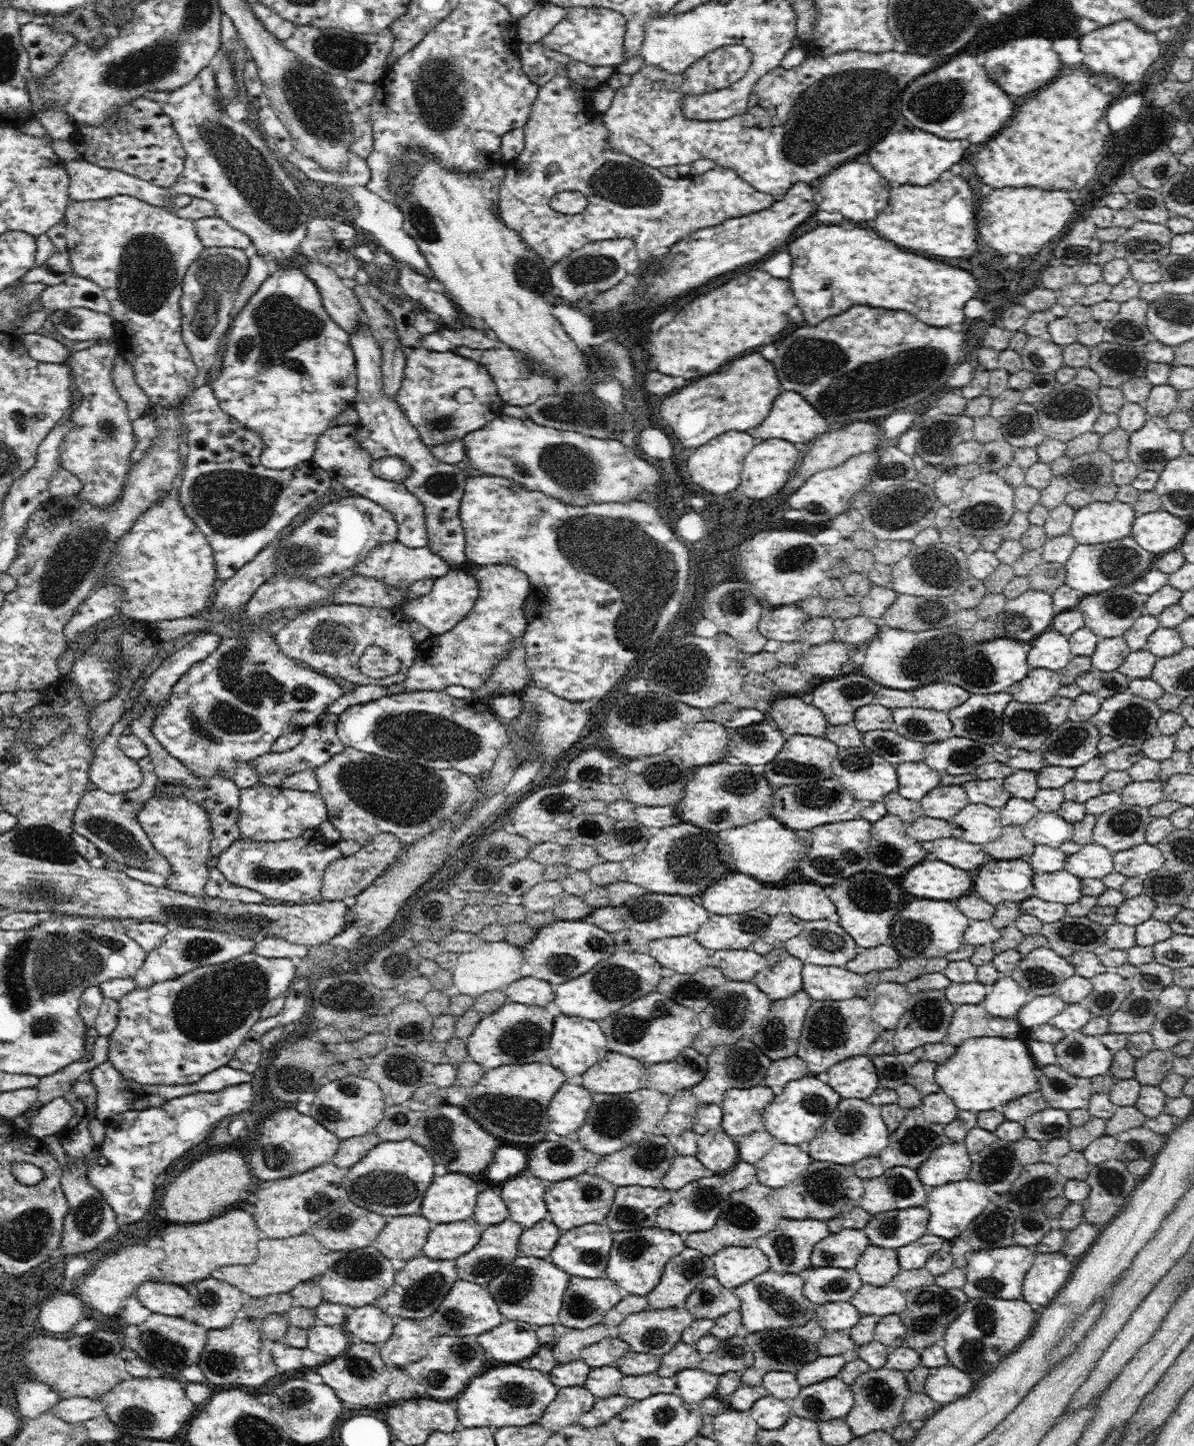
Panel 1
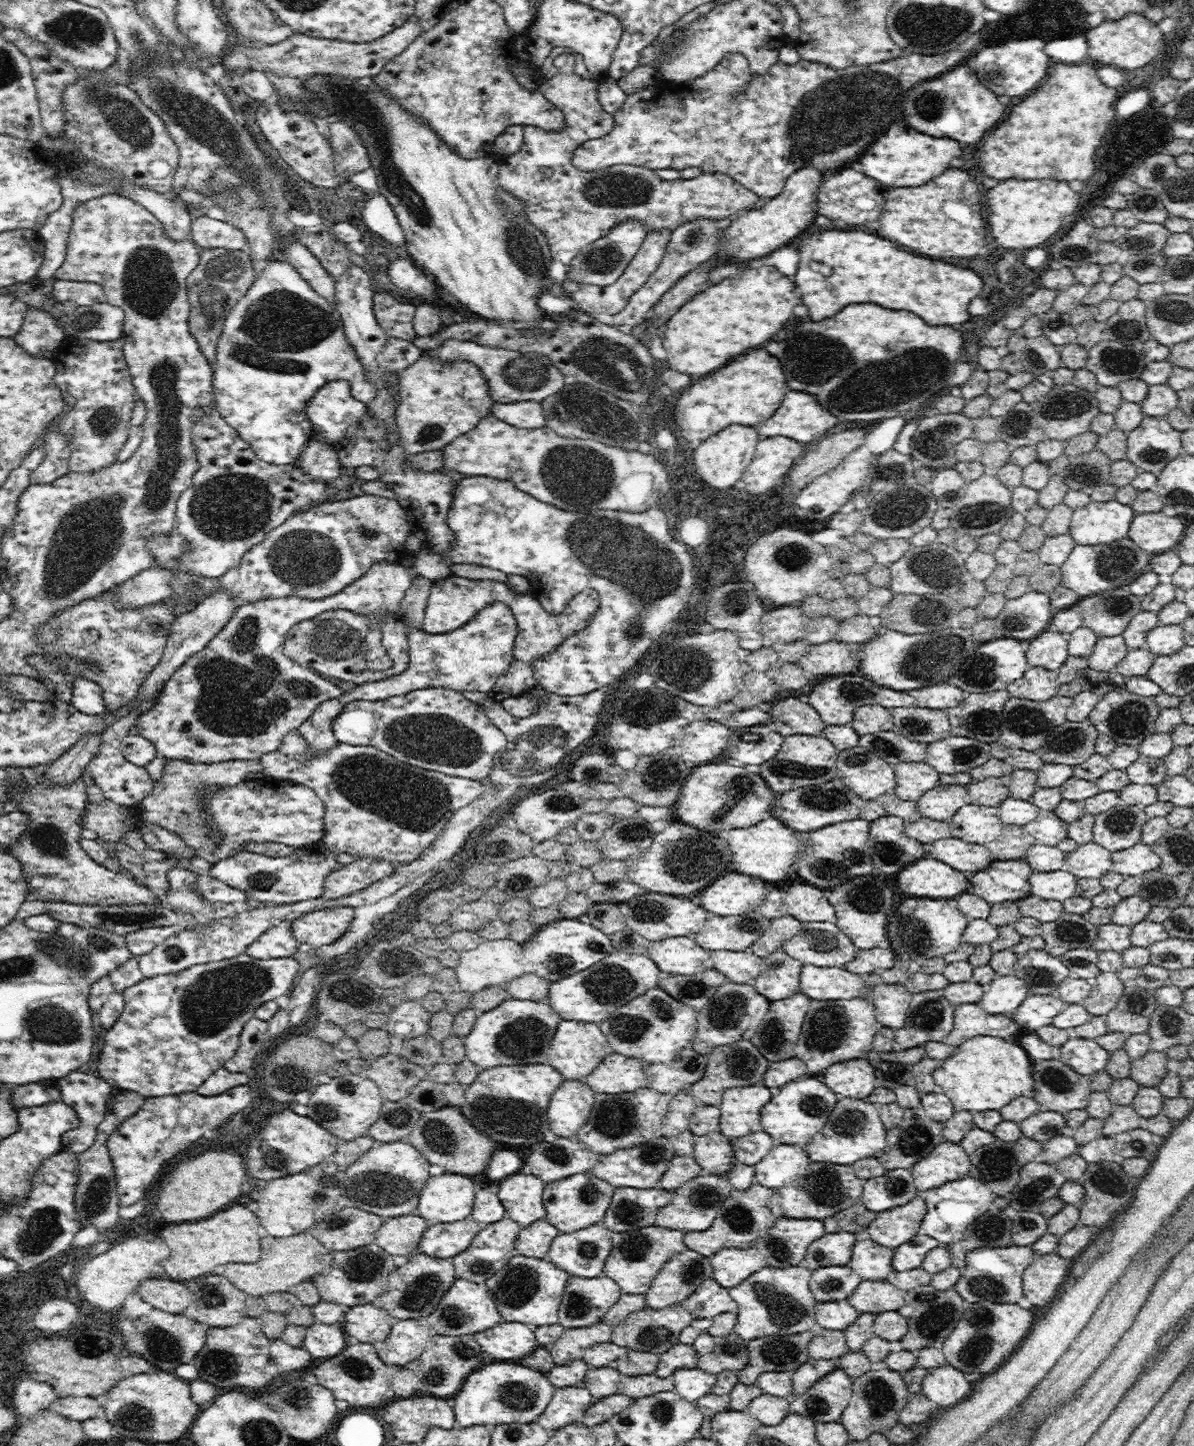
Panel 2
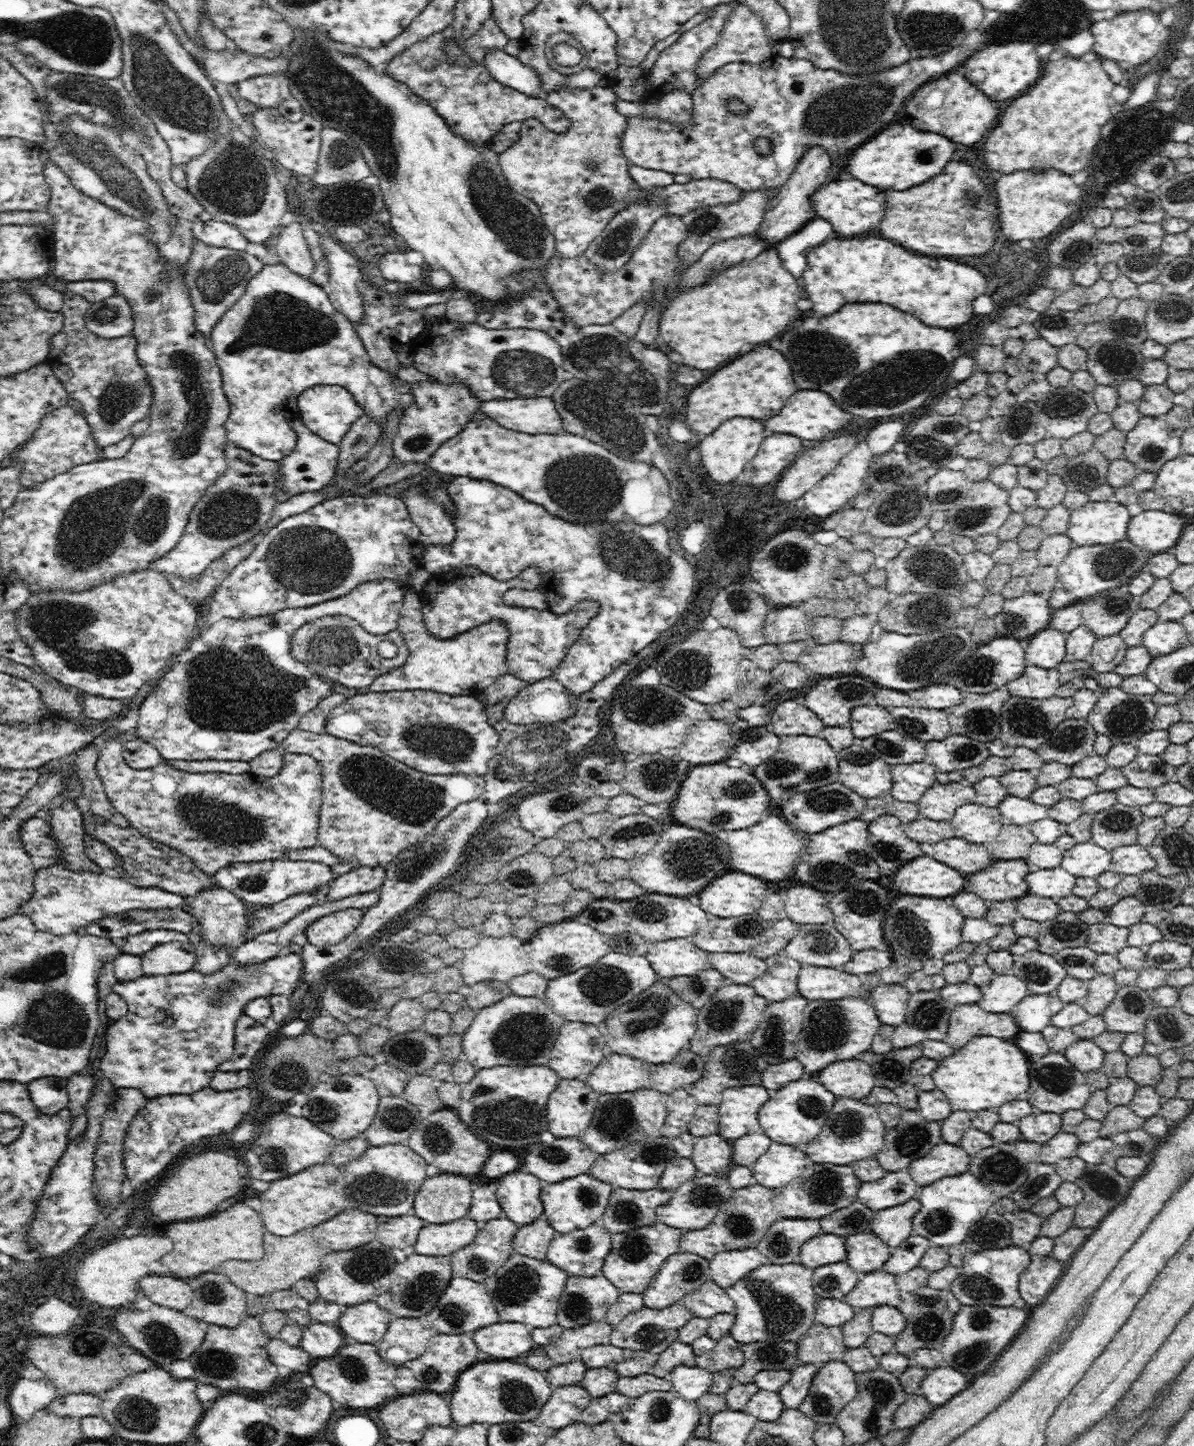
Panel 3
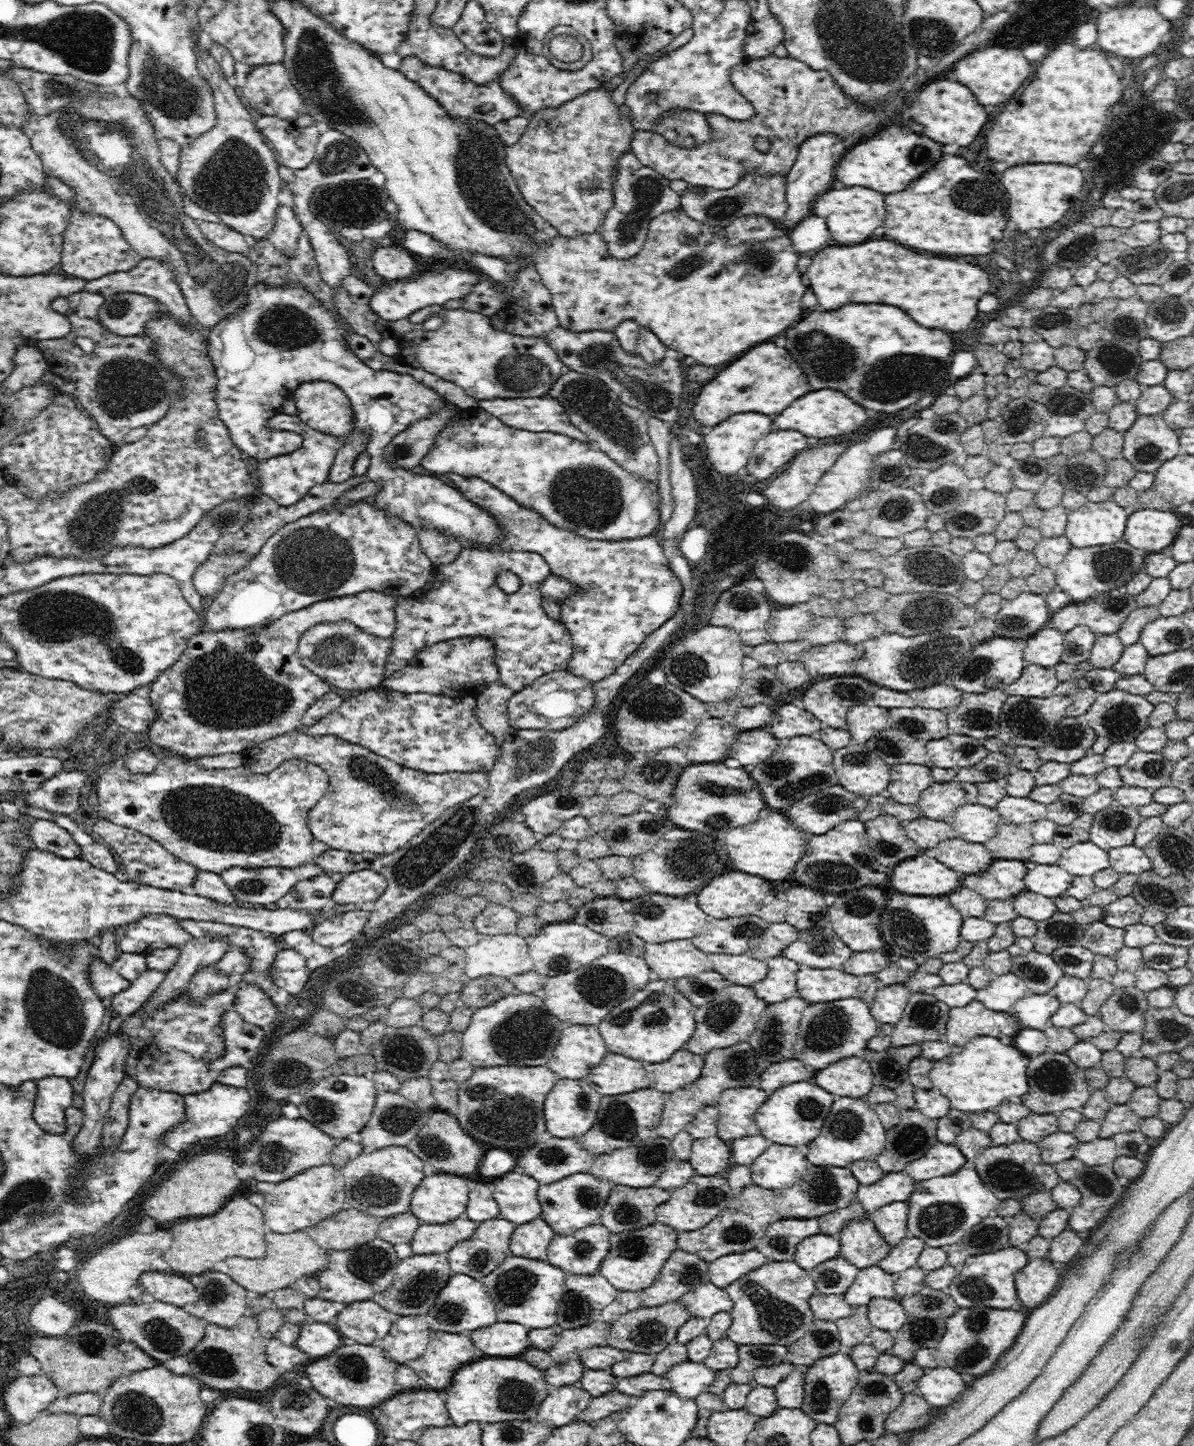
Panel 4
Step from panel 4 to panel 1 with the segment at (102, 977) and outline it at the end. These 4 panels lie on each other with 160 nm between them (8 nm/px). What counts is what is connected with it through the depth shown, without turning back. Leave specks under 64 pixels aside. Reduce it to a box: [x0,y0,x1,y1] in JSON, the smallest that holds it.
[107,953,297,1086]

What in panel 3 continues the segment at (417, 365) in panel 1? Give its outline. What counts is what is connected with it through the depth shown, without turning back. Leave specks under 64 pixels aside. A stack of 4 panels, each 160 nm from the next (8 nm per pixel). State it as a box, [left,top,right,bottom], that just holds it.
[391,379,481,465]

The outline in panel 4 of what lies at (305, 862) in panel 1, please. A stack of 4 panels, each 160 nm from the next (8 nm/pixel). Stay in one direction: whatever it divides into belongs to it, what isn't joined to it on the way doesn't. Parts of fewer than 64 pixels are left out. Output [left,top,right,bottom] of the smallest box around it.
[221,863,327,906]

